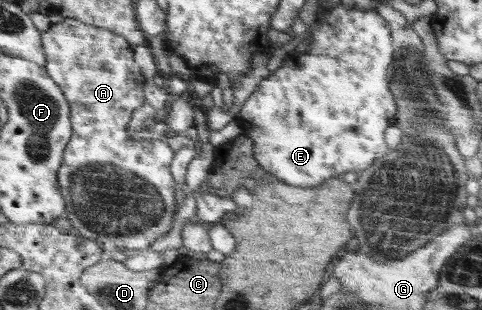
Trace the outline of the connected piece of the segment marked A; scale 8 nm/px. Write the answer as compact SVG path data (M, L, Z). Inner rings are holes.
M65 18L63 22L51 23L50 28L42 31L41 43L46 57L44 67L53 77L54 82L61 87L61 91L72 109L73 137L72 140L68 142L66 149L64 149L62 164L57 170L57 187L64 197L66 216L73 225L73 231L82 235L84 238L107 245L109 250L113 249L114 251L118 251L121 248L126 248L130 250L130 253L135 253L142 249L148 249L150 244L156 242L160 236L164 236L164 234L172 228L172 214L174 214L174 210L176 210L176 204L174 204L175 178L173 174L170 174L172 170L170 162L173 162L172 156L174 156L174 150L172 150L168 144L164 144L162 140L158 140L160 146L144 146L142 141L130 138L128 128L131 118L133 118L133 113L144 104L144 92L142 92L144 76L140 74L140 70L138 70L136 64L134 64L134 50L132 50L132 46L130 46L130 42L114 31L106 30L102 27L91 25L90 23L83 23L78 19Z

